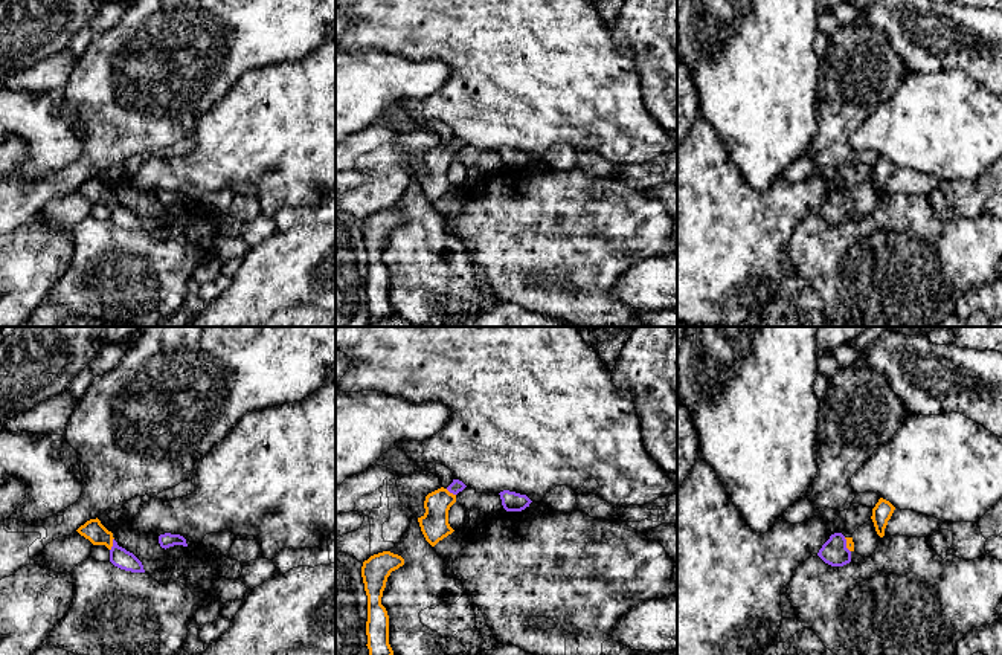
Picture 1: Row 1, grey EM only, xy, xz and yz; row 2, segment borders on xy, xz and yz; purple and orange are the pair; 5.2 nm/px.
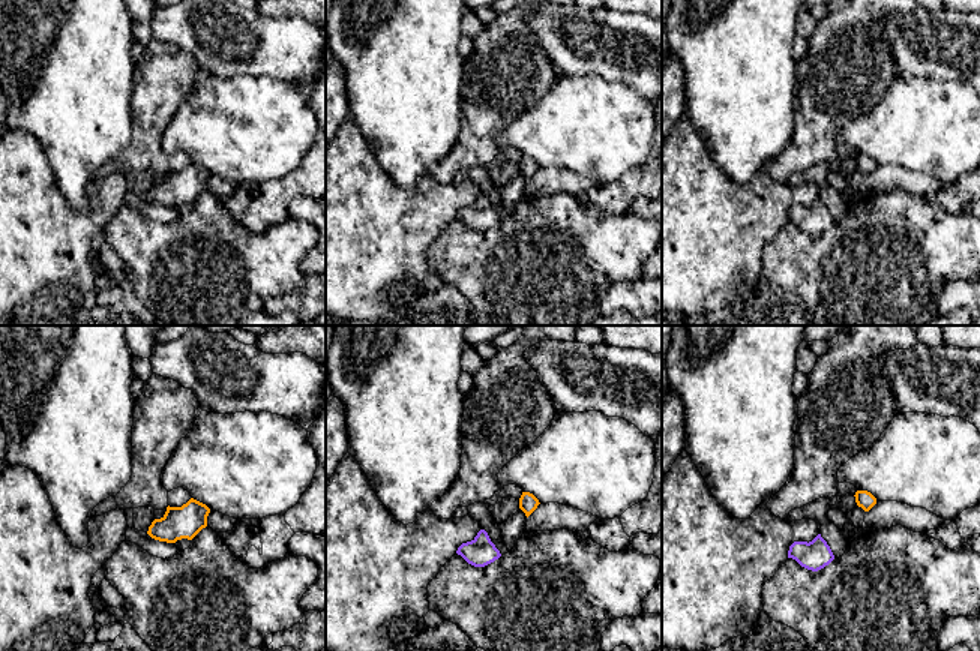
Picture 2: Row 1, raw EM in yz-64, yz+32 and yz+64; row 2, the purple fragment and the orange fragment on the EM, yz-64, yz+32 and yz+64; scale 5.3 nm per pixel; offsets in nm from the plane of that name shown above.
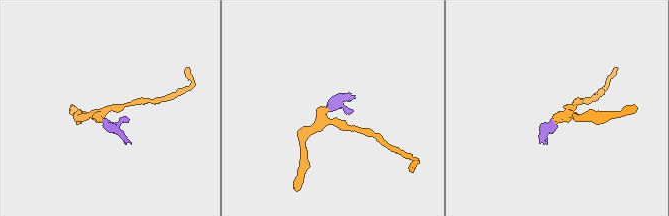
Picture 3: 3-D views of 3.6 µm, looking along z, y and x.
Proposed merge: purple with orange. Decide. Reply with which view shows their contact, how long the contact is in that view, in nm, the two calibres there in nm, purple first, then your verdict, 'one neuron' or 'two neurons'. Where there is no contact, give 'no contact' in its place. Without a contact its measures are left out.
contact in xy; length 70 nm; calibres 100 and 110 nm; one neuron

